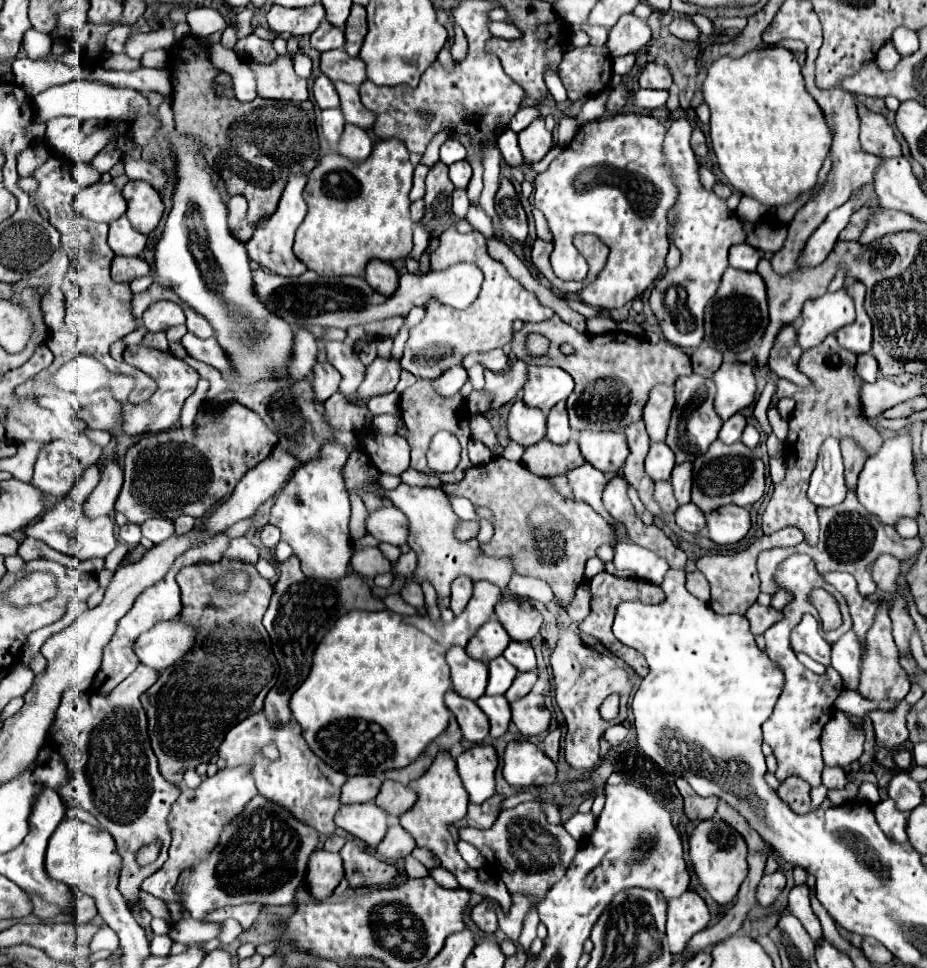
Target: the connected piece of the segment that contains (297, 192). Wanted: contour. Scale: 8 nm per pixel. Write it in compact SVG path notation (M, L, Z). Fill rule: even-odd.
M291 174L289 182L287 182L287 188L285 188L285 192L279 200L277 212L261 228L255 230L253 240L245 242L247 256L253 262L257 262L259 266L263 266L263 268L267 268L267 270L271 270L273 274L279 274L279 276L301 276L307 270L307 266L293 254L295 230L307 214L307 206L305 206L305 200L303 200L303 188L305 188L305 176L303 174Z

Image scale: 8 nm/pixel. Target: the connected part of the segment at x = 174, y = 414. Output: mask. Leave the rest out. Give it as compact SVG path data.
M141 344L137 346L127 346L123 352L123 358L129 366L145 372L147 376L151 376L157 382L157 392L155 396L139 406L133 406L129 402L121 402L123 406L123 432L125 434L145 434L145 432L161 432L167 428L173 428L179 424L179 416L181 416L181 408L187 396L191 396L195 392L199 374L185 364L183 360L177 360L175 356L161 352L161 350L153 350L153 348L145 348Z

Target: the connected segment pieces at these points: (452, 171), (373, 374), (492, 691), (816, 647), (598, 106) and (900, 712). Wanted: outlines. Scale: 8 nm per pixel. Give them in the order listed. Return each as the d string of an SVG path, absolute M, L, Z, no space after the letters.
M461 160L461 162L455 162L449 166L449 176L451 176L451 182L455 184L455 188L467 188L469 180L471 180L471 166L467 160Z
M377 358L371 366L367 366L367 376L357 390L355 402L367 404L375 396L393 392L397 382L399 382L399 374L401 374L399 362L395 362L391 358L389 360L379 360Z
M495 658L489 662L489 684L487 684L487 692L489 696L497 696L497 694L505 694L511 686L511 682L515 680L517 670L503 658Z
M805 614L803 620L793 628L791 632L791 646L795 652L805 652L817 662L829 666L829 656L831 648L829 644L819 636L817 630L817 620L811 614Z
M605 88L605 90L599 92L597 96L589 98L589 100L583 104L581 114L577 116L577 124L587 124L587 122L591 122L591 120L599 120L599 118L603 118L603 114L607 112L607 110L605 110L605 104L607 104L609 94L611 94L611 90Z
M903 700L891 712L881 712L881 710L869 712L873 726L875 726L875 742L879 748L895 750L907 742L909 730L905 726L905 716L907 716L909 708L911 706Z

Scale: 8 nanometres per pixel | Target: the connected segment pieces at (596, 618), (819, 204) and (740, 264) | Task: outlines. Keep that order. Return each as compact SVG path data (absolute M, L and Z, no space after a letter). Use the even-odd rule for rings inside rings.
M599 572L597 576L593 576L589 580L589 588L593 592L593 598L595 600L593 600L593 608L591 608L589 618L585 618L579 624L579 630L585 632L585 634L589 634L589 636L593 636L593 638L597 638L609 652L613 652L617 658L621 658L623 662L627 662L637 672L637 676L643 678L647 674L647 662L645 662L645 658L637 650L633 650L633 648L621 644L619 640L615 640L615 634L611 632L611 626L613 626L613 620L615 620L615 610L617 610L617 606L621 602L633 602L635 600L635 602L643 602L643 604L659 604L665 598L663 596L663 590L659 586L655 586L655 584L645 582L645 580L619 578L619 576L613 576L609 572Z
M807 54L805 66L803 66L803 78L805 78L805 86L807 92L817 100L817 104L821 106L821 110L825 112L827 122L831 124L831 128L835 130L835 138L833 138L833 146L831 146L831 160L833 160L833 168L829 172L829 182L821 188L821 192L817 194L817 198L813 198L811 202L807 202L793 218L793 222L789 224L789 234L785 244L781 246L781 250L775 252L775 256L771 258L773 270L779 274L789 274L797 268L797 258L805 246L805 240L817 230L817 226L825 220L825 216L835 210L837 206L845 204L849 194L855 188L861 188L863 184L873 182L873 172L879 166L879 158L873 154L867 154L861 150L859 144L859 114L857 114L857 104L855 104L855 96L851 92L841 92L839 88L835 90L821 90L815 86L813 80L813 72L815 72L815 58L817 54Z
M735 244L731 250L729 250L729 266L733 268L739 268L739 270L755 270L757 268L757 262L761 260L759 252L749 246L749 244Z

